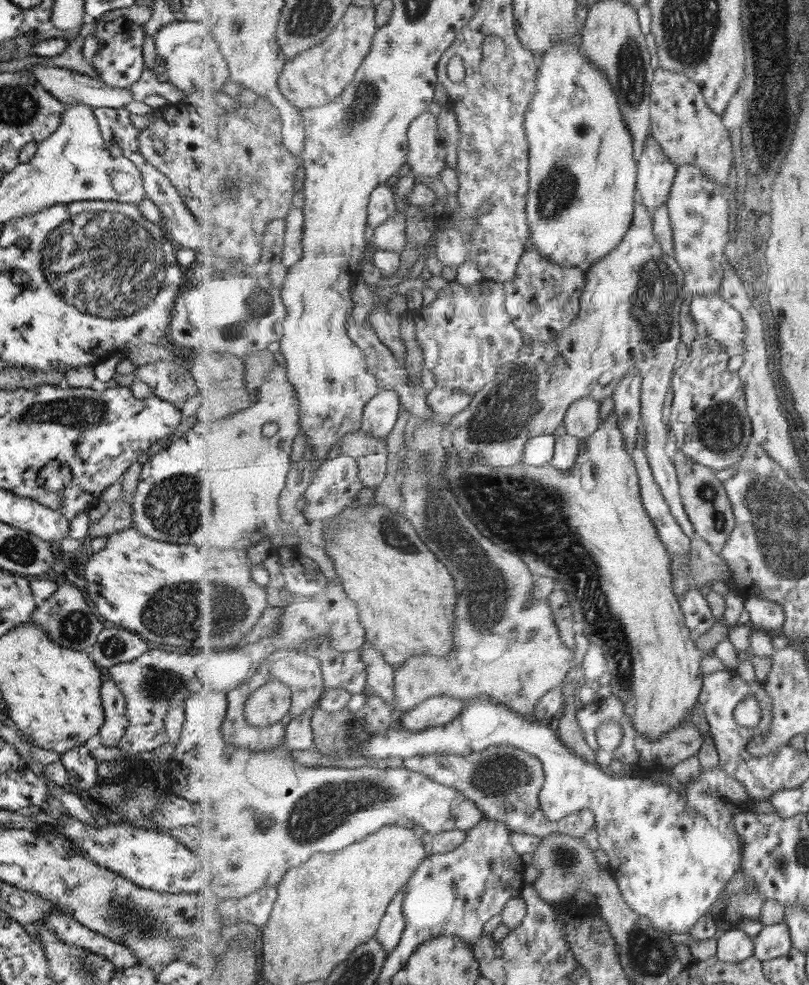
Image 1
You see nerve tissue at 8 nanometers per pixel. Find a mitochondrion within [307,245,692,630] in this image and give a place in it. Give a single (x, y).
(651, 307)

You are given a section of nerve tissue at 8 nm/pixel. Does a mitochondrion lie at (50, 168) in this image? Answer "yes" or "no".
no

